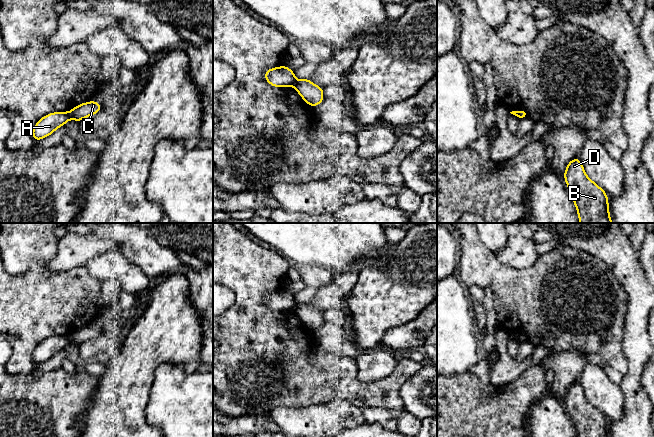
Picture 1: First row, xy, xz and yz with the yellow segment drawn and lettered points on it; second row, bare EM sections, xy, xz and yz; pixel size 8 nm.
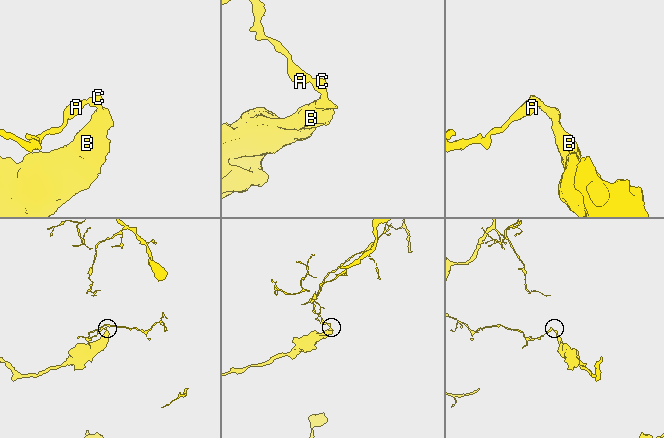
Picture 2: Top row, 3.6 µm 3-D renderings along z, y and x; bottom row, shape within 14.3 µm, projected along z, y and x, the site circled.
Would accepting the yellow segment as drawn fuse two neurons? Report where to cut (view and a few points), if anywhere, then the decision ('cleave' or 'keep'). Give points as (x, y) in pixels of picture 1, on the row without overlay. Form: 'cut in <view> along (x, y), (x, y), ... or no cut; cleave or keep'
cut in xy along (68, 336), (71, 342); cleave

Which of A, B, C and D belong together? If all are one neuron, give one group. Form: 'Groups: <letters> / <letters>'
Groups: A / B C D

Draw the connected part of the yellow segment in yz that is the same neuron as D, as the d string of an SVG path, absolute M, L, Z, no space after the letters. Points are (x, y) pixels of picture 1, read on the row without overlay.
M578 382L568 387L564 403L578 437L609 437L608 420L589 403Z

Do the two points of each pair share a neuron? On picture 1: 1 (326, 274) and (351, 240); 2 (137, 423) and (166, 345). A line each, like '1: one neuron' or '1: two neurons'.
1: two neurons
2: one neuron

